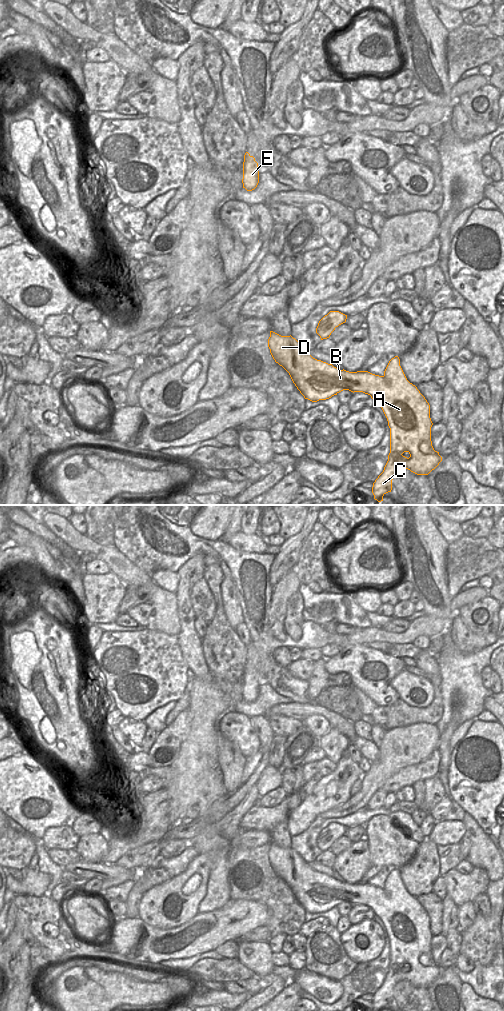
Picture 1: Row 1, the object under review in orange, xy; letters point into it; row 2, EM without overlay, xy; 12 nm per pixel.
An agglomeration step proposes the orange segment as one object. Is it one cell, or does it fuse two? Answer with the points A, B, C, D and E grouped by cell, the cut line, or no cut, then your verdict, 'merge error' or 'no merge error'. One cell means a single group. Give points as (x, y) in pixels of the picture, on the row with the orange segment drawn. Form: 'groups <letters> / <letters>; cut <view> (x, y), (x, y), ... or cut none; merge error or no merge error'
groups A B C D E; cut none; no merge error

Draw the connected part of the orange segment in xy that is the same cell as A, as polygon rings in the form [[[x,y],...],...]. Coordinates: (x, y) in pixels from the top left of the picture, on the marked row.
[[[270,331],[268,339],[270,353],[280,366],[290,375],[293,383],[304,396],[312,402],[326,400],[343,390],[363,392],[371,396],[383,410],[390,428],[390,453],[383,472],[373,483],[372,493],[378,502],[391,492],[395,473],[406,468],[417,475],[428,475],[442,461],[439,452],[435,451],[431,441],[430,405],[415,385],[410,383],[401,366],[398,356],[392,358],[383,376],[368,371],[349,372],[340,370],[332,364],[313,358],[308,351],[291,335],[281,336]]]

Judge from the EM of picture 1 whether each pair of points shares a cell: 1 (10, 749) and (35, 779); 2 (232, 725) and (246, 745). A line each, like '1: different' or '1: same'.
1: different
2: same

